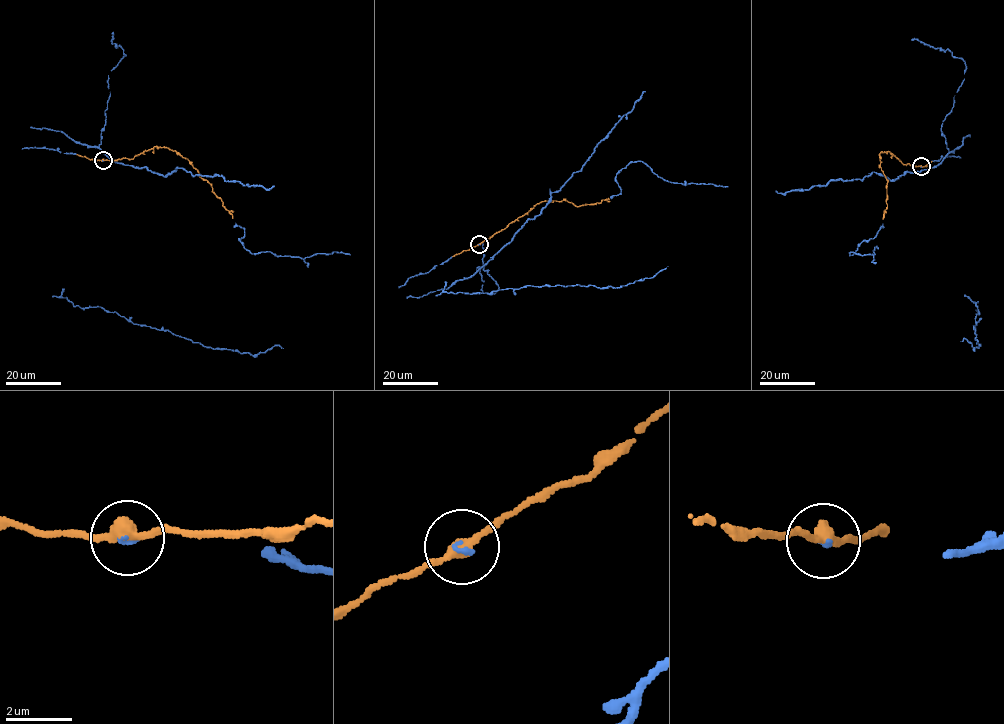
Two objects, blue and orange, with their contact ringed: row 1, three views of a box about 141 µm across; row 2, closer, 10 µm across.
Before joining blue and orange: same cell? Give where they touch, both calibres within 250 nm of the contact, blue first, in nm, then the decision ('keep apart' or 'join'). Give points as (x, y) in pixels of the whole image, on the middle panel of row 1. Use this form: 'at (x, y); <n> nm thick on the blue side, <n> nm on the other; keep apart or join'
at (479, 244); 90 nm thick on the blue side, 340 nm on the other; join

